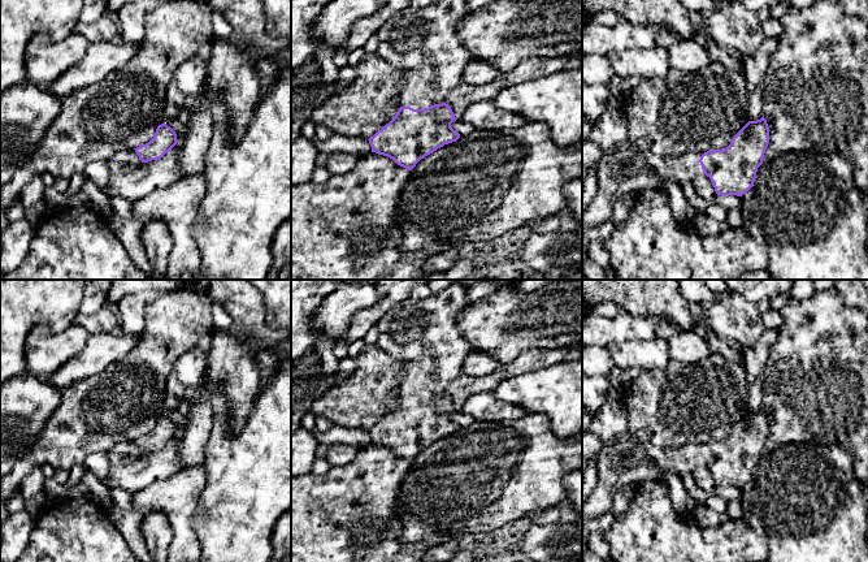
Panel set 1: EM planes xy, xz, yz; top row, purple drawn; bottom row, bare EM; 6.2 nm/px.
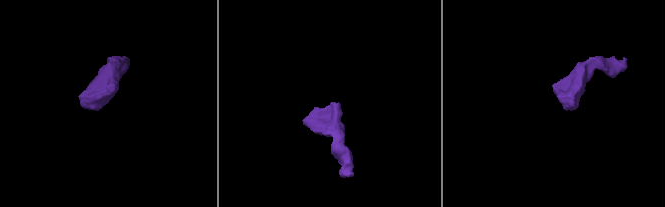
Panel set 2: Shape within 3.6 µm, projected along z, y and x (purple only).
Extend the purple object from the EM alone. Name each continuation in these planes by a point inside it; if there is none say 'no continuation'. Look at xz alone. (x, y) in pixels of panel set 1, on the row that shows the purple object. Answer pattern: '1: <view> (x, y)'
1: xz (424, 43)

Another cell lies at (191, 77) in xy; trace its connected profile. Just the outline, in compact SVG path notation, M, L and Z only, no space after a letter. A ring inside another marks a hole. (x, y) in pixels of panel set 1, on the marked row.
M195 56L177 69L173 79L185 95L201 96L208 83L208 62Z

